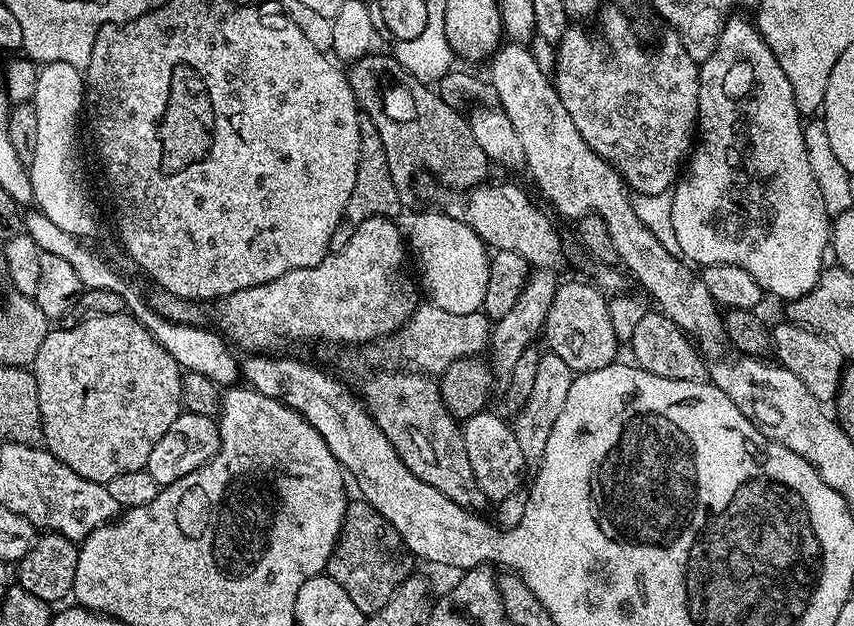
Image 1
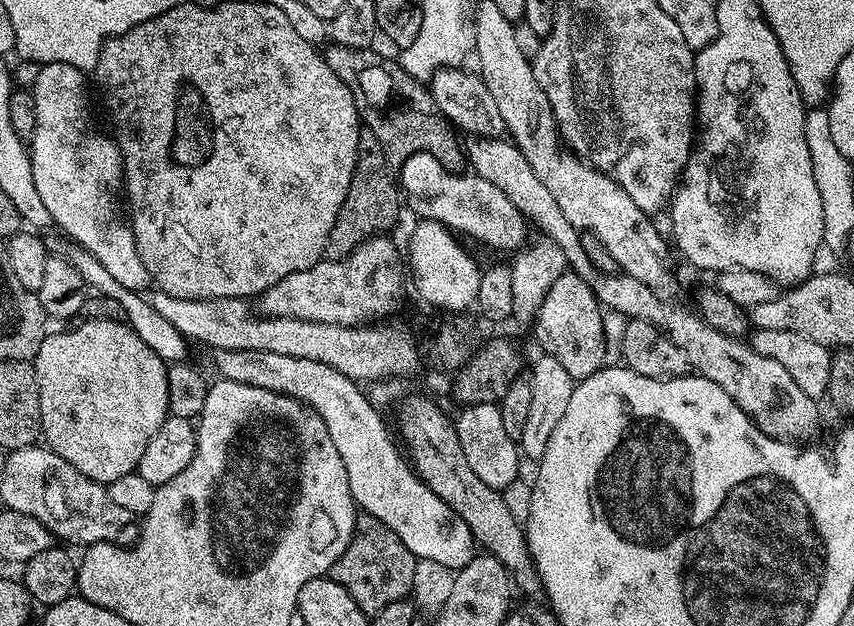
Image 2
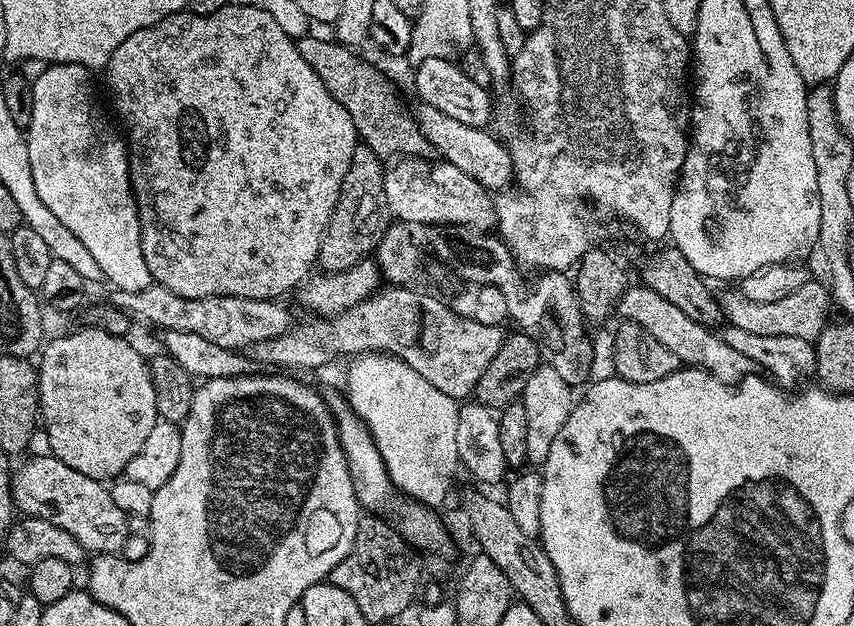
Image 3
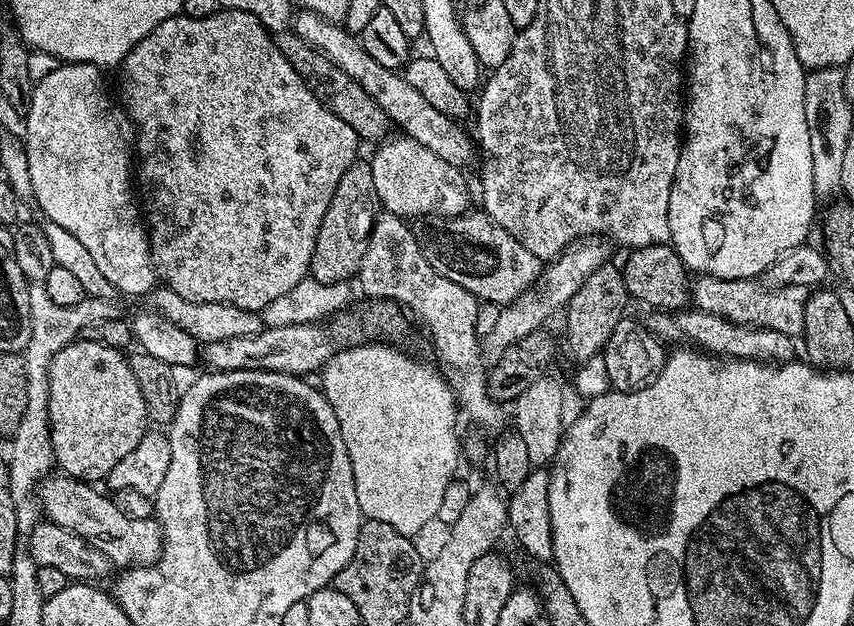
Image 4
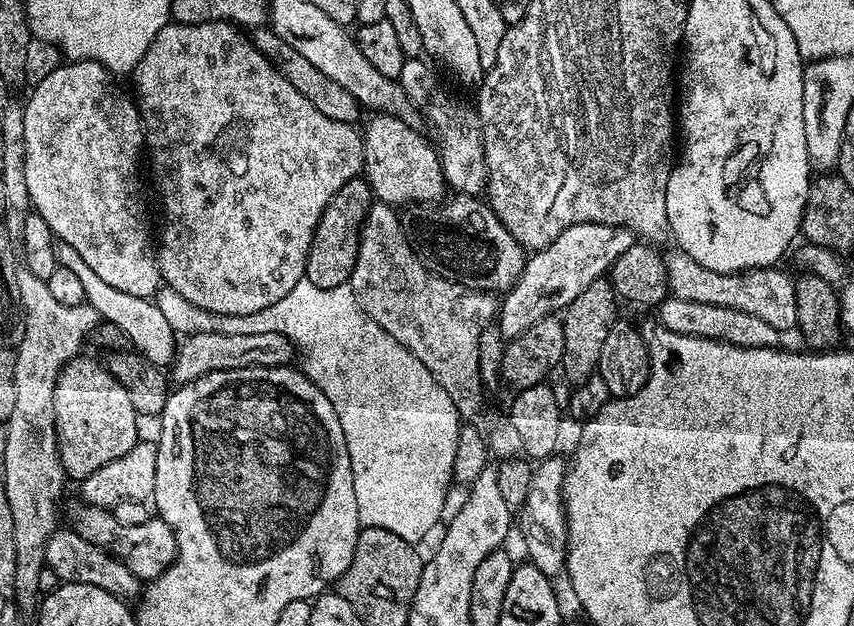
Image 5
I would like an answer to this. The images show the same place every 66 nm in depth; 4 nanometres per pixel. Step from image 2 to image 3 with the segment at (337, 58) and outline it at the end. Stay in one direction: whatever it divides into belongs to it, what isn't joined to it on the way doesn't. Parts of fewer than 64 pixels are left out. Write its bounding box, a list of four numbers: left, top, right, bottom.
[296,34,418,158]

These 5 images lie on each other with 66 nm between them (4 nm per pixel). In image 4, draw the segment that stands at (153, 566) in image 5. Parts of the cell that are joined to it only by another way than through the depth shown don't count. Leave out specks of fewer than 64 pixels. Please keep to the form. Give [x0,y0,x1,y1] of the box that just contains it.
[38,474,164,569]

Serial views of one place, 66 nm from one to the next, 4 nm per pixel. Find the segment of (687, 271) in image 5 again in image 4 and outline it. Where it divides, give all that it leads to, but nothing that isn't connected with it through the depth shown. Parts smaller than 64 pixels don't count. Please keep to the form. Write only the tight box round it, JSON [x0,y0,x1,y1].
[690,274,810,338]

